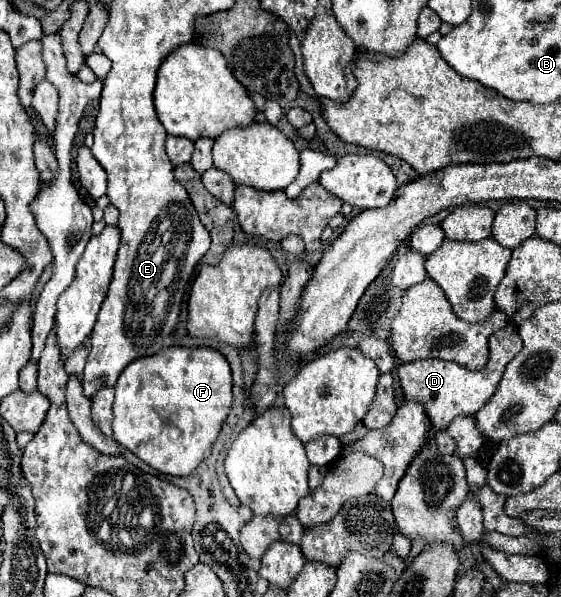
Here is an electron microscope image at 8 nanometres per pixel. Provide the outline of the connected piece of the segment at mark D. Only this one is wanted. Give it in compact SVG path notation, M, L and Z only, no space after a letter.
M508 323L506 327L492 333L488 339L488 347L490 347L490 357L486 367L480 371L468 371L452 361L446 363L442 359L410 361L398 367L398 377L400 377L400 387L404 391L404 397L408 401L420 401L424 405L424 411L436 431L448 429L448 425L460 415L474 415L494 395L506 363L514 359L522 349L522 339L518 335L516 325Z

